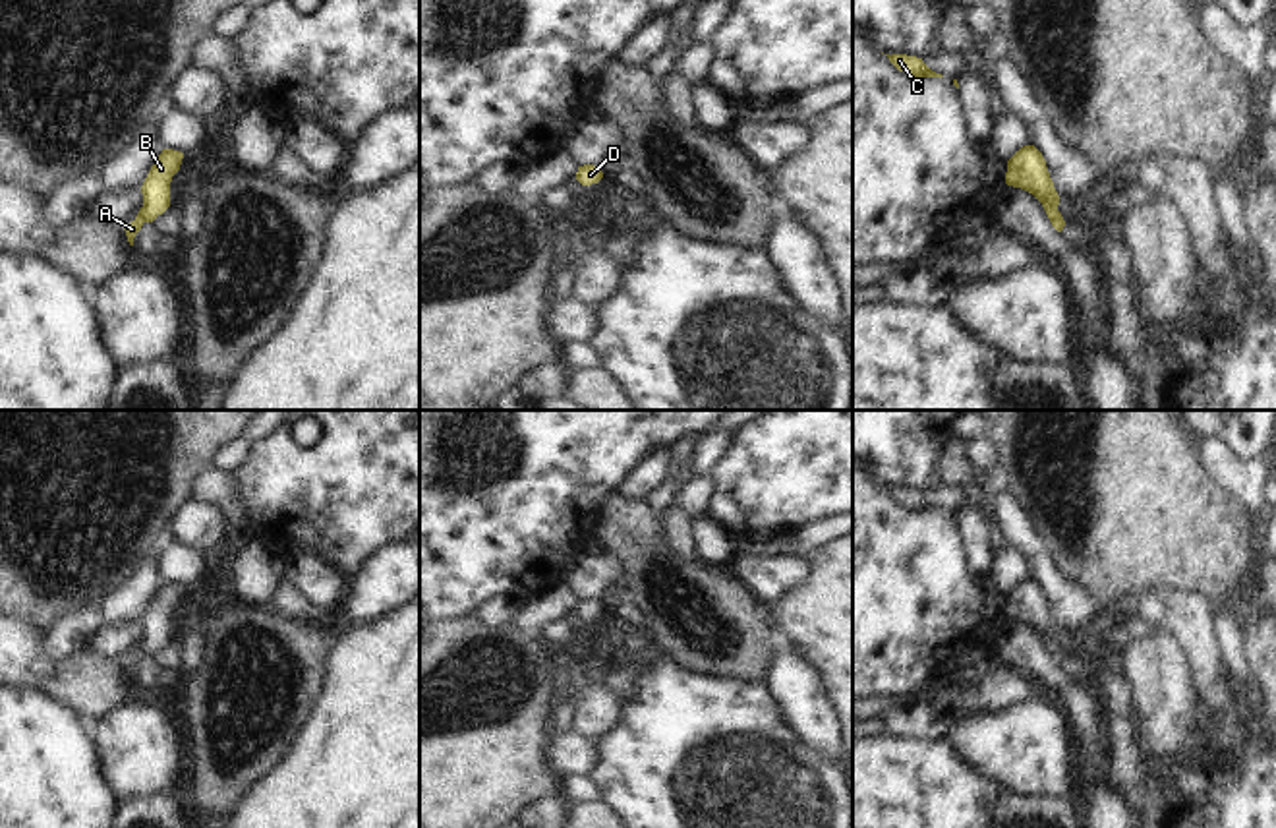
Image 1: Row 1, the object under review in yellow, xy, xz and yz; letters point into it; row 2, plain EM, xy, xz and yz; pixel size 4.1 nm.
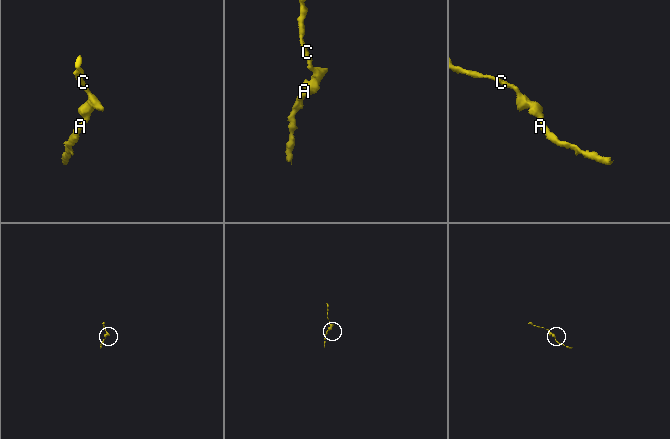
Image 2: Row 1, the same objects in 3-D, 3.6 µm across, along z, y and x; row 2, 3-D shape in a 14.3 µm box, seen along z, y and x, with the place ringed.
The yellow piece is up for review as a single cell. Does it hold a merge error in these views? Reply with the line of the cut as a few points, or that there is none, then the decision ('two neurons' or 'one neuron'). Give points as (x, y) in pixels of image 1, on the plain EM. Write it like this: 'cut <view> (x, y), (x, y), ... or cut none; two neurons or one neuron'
cut none; one neuron

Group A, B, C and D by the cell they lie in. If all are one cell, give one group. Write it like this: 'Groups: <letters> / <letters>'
Groups: A B C D.

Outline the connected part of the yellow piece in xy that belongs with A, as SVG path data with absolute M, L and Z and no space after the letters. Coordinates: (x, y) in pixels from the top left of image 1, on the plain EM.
M162 582L155 598L151 600L143 619L143 640L137 650L124 660L130 679L133 679L135 667L145 656L153 656L170 640L170 615L172 609L180 604L184 586L174 582Z

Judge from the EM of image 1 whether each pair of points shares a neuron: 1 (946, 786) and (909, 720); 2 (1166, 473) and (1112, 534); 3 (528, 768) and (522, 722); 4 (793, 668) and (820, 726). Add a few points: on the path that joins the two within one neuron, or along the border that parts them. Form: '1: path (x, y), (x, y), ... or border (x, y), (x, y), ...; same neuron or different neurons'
1: border (888, 732), (899, 738), (942, 739); different neurons
2: path (1151, 488), (1120, 519); same neuron
3: path (522, 757), (522, 734); same neuron
4: path (793, 681), (809, 712); same neuron

